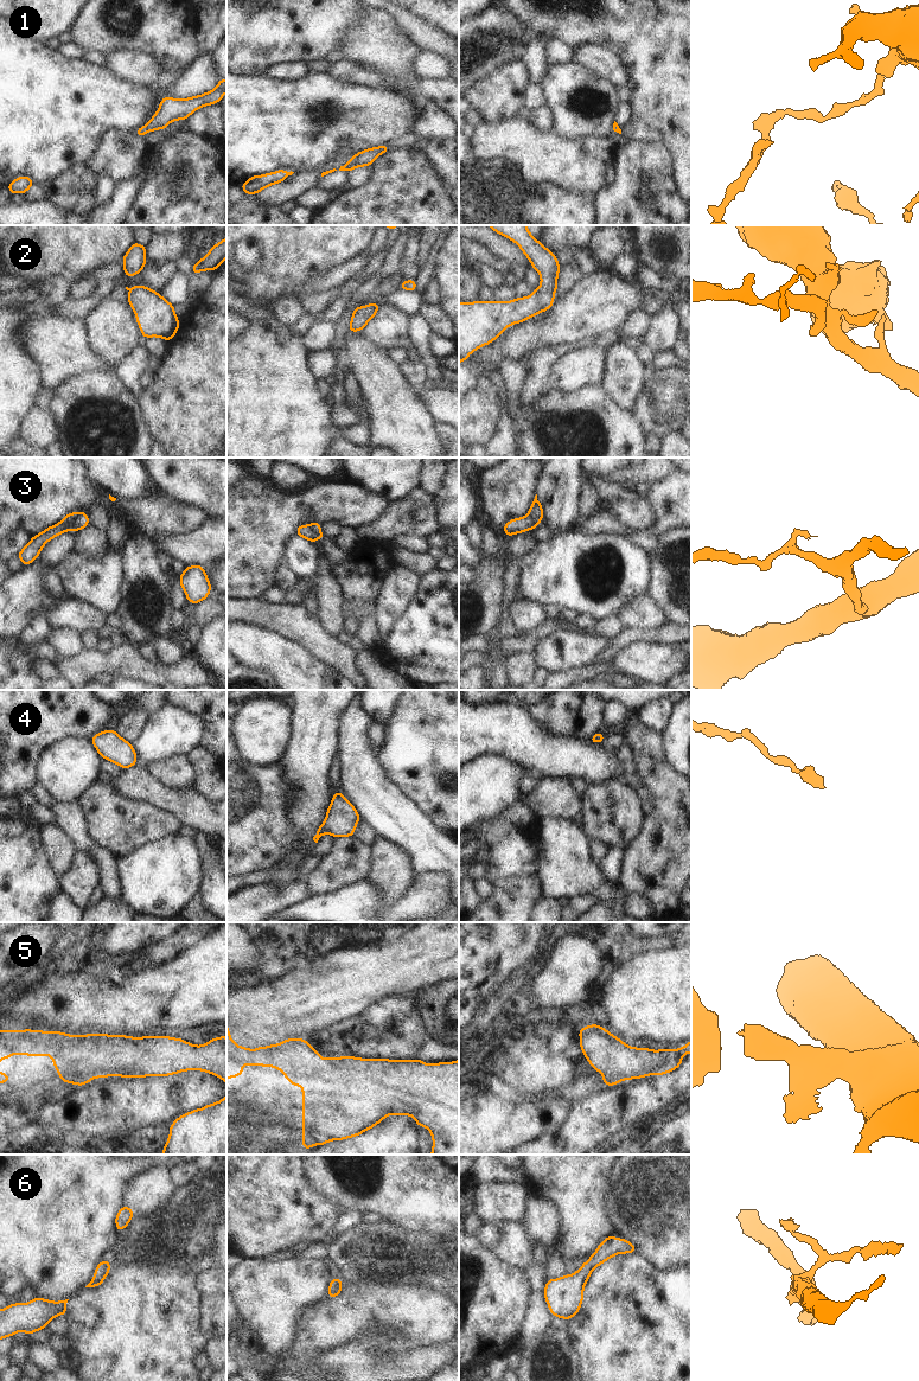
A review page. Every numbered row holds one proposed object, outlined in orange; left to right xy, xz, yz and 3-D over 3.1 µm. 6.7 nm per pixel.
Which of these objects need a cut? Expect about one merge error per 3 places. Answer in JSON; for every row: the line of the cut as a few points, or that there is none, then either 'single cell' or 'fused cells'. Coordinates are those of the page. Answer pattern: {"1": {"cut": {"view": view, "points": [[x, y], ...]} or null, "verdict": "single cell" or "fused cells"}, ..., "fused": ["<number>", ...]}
{"1": {"cut": null, "verdict": "single cell"}, "2": {"cut": null, "verdict": "single cell"}, "3": {"cut": {"view": "xy", "points": [[80, 513], [66, 530]]}, "verdict": "fused cells"}, "4": {"cut": null, "verdict": "single cell"}, "5": {"cut": null, "verdict": "single cell"}, "6": {"cut": null, "verdict": "single cell"}, "fused": ["3"]}

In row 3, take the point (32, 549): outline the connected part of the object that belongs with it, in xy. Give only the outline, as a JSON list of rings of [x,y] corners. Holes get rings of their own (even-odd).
[[[78,512],[66,514],[58,524],[49,526],[43,532],[32,537],[32,539],[17,555],[23,562],[24,567],[31,564],[40,554],[43,546],[56,536],[68,531],[74,525]]]

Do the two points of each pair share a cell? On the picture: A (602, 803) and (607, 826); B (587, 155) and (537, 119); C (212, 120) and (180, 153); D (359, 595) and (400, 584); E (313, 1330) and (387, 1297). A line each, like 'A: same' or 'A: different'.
A: same
B: different
C: different
D: different
E: same

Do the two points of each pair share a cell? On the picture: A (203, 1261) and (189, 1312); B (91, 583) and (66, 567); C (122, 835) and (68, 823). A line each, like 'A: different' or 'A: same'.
A: different
B: same
C: different

